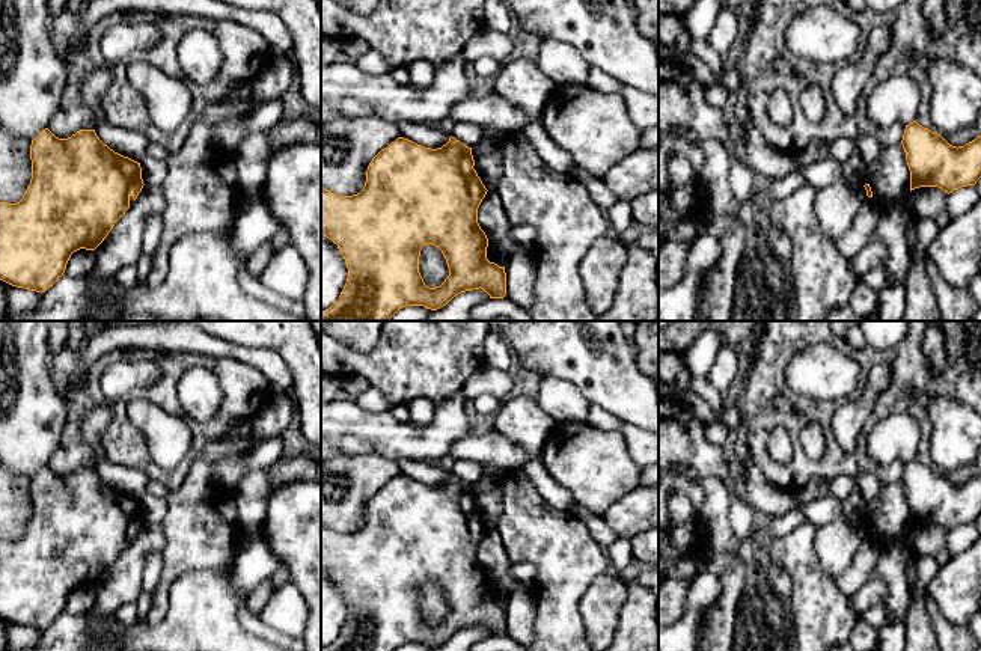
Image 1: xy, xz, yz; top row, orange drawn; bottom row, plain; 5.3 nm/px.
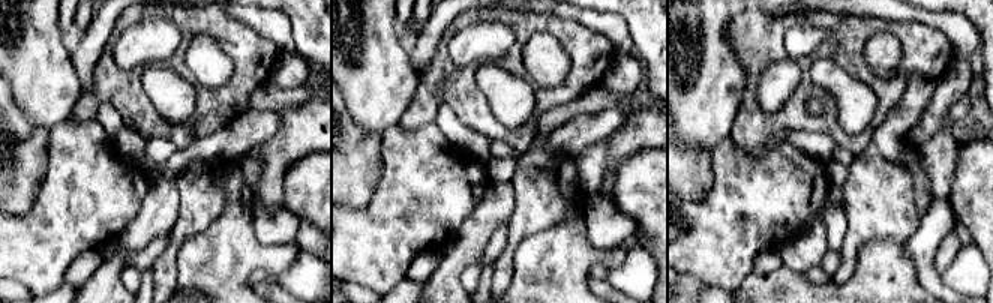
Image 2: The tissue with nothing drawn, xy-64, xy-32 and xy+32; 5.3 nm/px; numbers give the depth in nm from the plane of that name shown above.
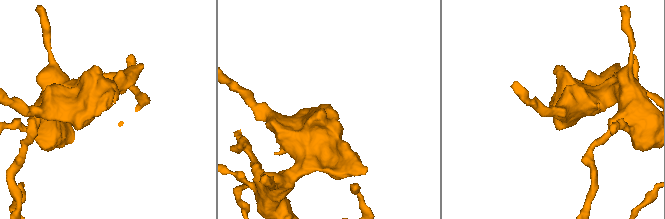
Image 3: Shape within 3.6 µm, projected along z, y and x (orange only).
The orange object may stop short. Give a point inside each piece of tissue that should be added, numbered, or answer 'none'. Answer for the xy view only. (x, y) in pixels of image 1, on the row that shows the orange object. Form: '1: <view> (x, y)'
none

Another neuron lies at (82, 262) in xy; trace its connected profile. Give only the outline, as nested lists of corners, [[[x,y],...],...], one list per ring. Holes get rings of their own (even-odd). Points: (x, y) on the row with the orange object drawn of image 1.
[[[80,249],[71,255],[63,274],[84,277],[93,270],[93,267],[95,250]]]

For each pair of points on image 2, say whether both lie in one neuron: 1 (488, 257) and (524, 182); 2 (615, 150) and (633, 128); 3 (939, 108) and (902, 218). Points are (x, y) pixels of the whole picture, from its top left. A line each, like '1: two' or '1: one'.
1: two
2: one
3: two

